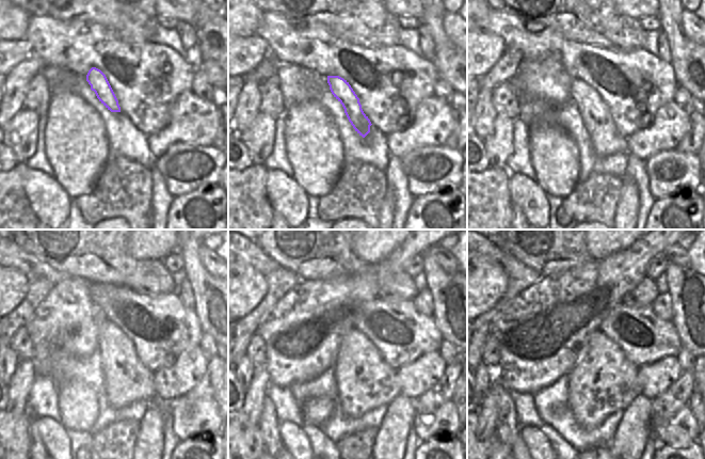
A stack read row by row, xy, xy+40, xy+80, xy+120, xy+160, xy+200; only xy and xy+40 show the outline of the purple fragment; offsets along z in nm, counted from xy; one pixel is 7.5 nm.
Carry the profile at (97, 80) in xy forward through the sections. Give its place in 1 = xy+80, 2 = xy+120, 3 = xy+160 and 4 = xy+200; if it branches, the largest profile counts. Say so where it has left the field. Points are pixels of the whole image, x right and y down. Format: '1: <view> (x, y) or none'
1: xy+80 (606, 140)
2: xy+120 (127, 380)
3: xy+160 (365, 381)
4: xy+200 (604, 381)

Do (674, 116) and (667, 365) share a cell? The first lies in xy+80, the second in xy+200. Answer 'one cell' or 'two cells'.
one cell

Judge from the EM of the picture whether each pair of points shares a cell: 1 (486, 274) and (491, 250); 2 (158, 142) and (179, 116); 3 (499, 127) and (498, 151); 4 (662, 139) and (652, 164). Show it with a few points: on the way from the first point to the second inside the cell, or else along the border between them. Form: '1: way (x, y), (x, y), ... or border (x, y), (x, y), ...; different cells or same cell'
1: border (478, 253), (499, 263); different cells
2: way (164, 137), (178, 123); same cell
3: way (499, 132), (498, 145); same cell
4: border (674, 148), (659, 151), (645, 161); different cells

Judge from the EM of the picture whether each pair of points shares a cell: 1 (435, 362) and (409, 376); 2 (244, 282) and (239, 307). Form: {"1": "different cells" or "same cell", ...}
{"1": "same cell", "2": "same cell"}

